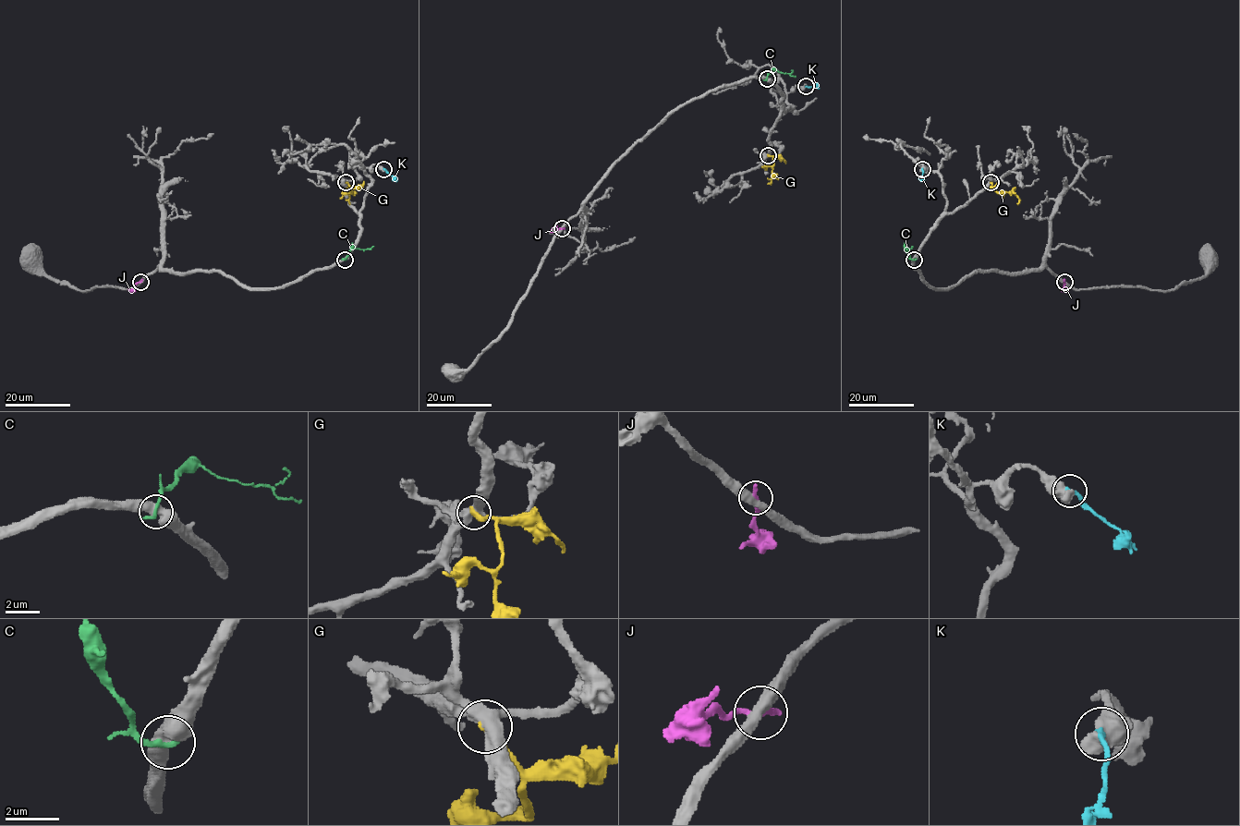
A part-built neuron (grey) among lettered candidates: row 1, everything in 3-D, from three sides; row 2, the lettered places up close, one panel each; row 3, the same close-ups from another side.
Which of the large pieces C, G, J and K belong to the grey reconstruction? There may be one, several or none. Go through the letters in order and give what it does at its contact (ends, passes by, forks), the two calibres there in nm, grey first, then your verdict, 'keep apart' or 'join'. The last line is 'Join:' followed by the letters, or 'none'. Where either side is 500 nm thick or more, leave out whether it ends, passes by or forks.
C: it ends | 440/280 nm | keep apart
G: it ends | 460/360 nm | keep apart
J: it ends | 440/260 nm | keep apart
K: 750/240 nm | keep apart
Join: none

